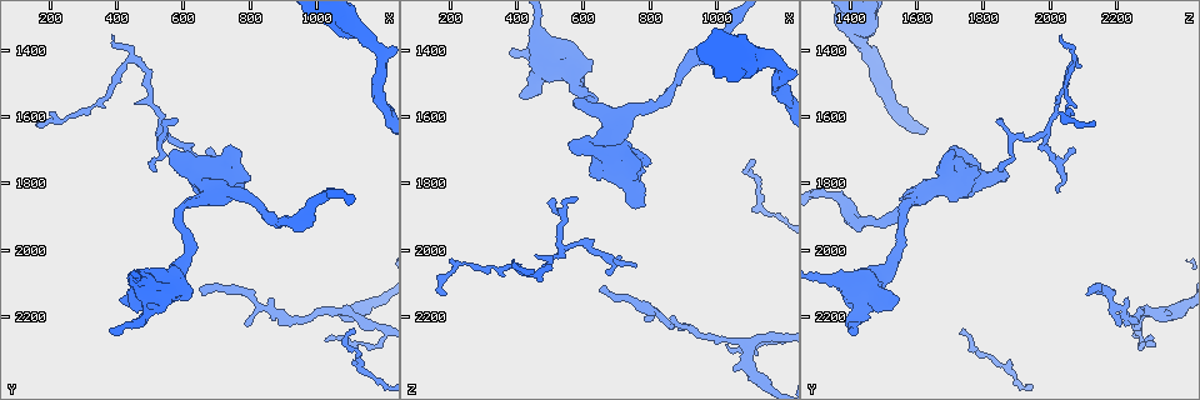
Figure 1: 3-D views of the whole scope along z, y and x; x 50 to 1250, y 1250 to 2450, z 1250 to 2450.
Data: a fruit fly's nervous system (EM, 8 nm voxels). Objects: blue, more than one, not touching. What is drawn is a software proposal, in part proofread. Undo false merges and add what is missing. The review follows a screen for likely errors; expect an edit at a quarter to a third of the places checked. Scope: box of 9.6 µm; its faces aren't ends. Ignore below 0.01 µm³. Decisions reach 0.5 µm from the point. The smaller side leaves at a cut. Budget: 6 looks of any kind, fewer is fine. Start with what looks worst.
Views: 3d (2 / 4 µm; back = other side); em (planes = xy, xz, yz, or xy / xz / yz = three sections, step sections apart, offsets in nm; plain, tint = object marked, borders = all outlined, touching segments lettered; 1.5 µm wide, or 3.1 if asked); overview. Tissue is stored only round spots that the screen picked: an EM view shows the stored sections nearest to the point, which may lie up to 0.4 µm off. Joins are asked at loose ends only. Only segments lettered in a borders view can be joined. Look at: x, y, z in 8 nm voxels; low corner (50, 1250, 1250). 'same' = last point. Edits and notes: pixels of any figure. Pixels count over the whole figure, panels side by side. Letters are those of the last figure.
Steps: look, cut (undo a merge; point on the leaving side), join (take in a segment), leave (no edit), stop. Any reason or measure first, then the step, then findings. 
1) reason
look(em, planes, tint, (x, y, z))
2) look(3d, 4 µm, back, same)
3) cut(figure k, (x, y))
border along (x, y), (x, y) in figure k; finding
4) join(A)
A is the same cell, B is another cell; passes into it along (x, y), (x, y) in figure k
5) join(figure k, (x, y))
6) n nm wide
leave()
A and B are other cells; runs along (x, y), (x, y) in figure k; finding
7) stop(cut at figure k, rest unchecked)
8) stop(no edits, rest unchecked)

stops while still wide
look(3d, 2 µm, (410, 2150, 1540))

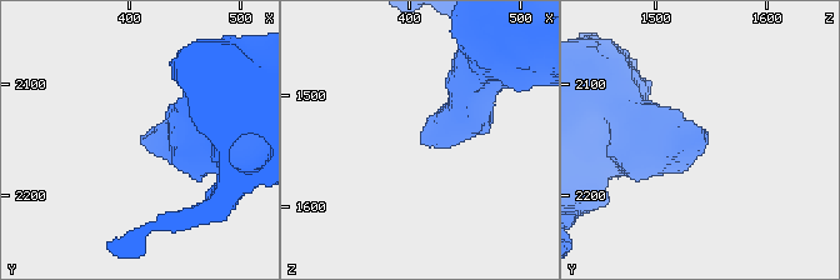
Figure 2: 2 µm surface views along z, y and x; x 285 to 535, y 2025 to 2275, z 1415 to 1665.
look(em, xz, step 4, tint, (414, 2148, 1542))

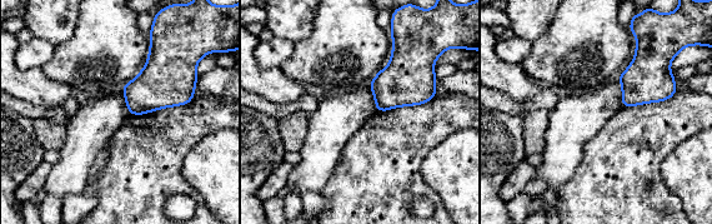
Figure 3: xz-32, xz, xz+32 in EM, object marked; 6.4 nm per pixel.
look(em, planes, borders, same)

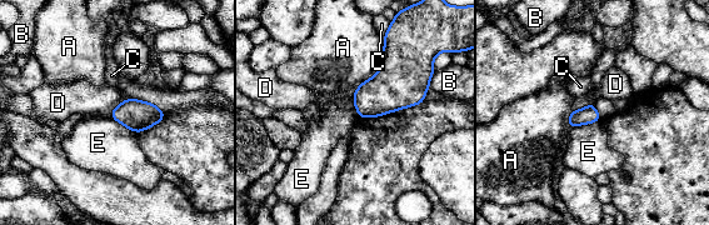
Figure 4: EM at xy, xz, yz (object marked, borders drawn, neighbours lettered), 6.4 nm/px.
leave()
A, B, C, D and E are other cells; border along (120, 103), (109, 113) in figure 4; none of them fits

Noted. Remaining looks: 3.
three-way junction
look(em, planes, tint, (1090, 2180, 2300))

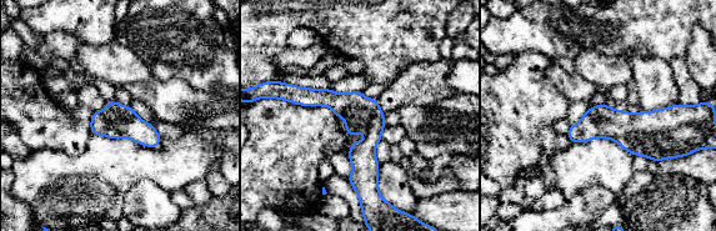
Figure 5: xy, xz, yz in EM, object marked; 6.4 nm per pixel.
look(em, planes, borders, same)

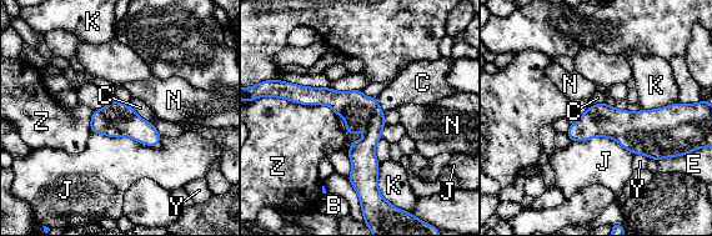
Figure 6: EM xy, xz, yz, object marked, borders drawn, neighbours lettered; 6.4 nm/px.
220 nm wide
leave()
B, C, E, J, K, N, Y and Z are other cells; border along (279, 98), (326, 104), (337, 115) in figure 6; continuous, no second neuron

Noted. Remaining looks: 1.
sharp bend
look(em, planes, borders, (620, 1870, 1570))

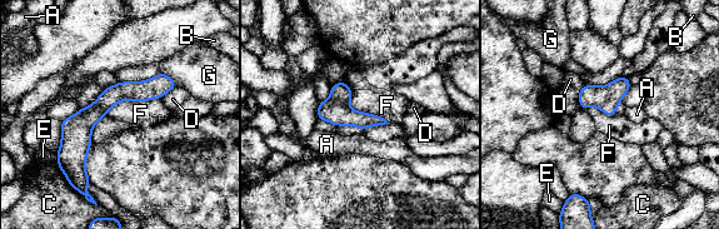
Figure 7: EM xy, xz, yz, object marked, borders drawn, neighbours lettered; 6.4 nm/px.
F touches over 380 nm
leave()
A, B, C, D, E, F and G are other cells; continuous, no second neuron

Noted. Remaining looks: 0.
stop(no edits, rest unchecked)

